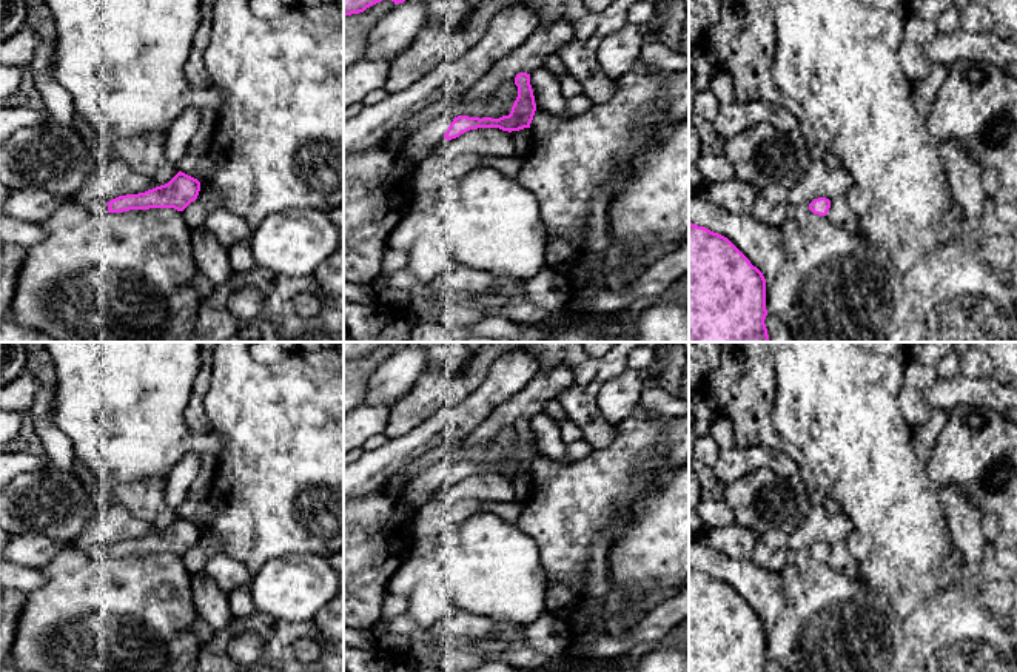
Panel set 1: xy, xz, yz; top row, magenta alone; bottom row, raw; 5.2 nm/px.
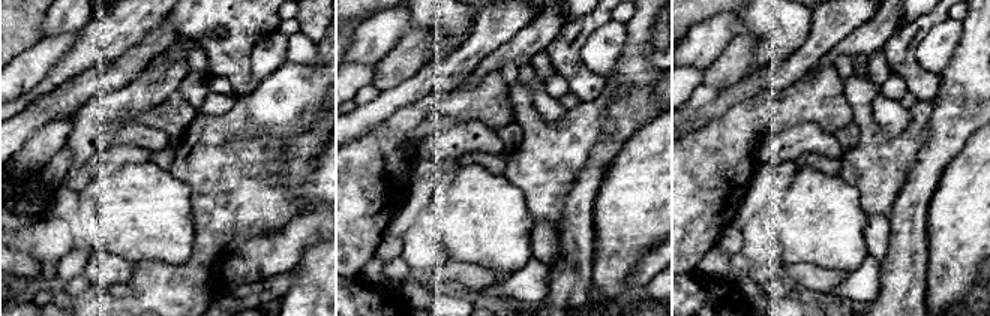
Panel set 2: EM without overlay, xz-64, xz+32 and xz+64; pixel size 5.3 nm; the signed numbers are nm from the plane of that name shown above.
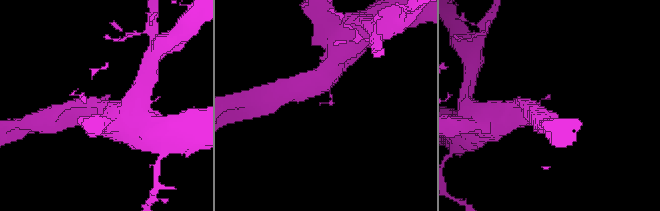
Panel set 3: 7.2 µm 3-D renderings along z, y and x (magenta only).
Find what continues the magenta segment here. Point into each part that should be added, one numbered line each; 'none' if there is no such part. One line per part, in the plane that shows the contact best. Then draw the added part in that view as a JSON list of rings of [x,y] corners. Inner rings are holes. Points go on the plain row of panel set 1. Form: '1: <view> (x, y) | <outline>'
1: xz (419, 490) | [[[441,459],[408,484],[404,492],[404,506],[410,513],[416,513],[430,499],[431,493],[444,486],[453,464]]]

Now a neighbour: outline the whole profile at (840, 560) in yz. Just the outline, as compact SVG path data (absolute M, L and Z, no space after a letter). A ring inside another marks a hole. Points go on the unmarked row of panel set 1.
M838 541L831 546L831 553L826 563L834 572L838 572L849 580L858 580L858 561L851 555L844 541Z

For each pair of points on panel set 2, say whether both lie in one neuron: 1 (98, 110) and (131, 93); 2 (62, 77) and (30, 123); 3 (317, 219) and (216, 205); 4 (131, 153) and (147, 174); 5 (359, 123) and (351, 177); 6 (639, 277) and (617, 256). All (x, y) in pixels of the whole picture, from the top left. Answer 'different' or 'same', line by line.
1: same
2: different
3: different
4: different
5: different
6: different

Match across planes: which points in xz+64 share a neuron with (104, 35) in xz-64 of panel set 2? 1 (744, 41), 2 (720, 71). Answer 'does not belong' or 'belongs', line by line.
1: belongs
2: belongs

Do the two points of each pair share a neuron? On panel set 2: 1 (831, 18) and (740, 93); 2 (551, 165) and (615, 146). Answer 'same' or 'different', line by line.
1: same
2: different

